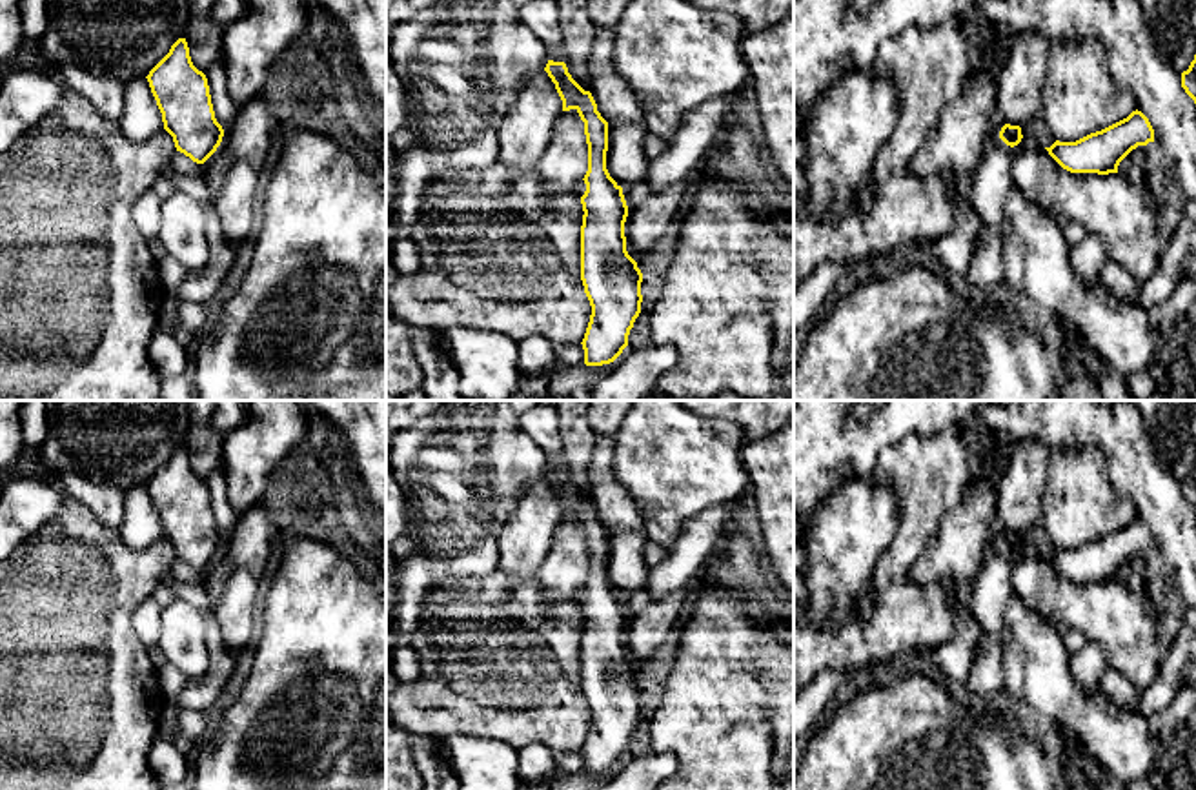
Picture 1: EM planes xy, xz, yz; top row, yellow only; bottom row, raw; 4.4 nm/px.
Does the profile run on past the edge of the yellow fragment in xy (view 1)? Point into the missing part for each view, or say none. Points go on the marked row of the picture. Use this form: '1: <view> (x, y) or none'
1: none

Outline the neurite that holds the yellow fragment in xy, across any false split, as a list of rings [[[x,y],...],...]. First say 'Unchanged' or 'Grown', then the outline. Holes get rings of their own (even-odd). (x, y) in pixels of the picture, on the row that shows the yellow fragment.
Unchanged. [[[178,38],[146,78],[177,151],[204,164],[220,146],[224,129],[215,118],[208,78],[193,66],[186,38]]]

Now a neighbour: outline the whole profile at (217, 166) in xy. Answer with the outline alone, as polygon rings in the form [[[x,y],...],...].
[[[222,55],[217,62],[213,62],[206,69],[206,78],[209,86],[211,104],[215,111],[217,122],[224,129],[224,137],[217,151],[202,164],[204,166],[204,182],[211,195],[211,206],[217,202],[217,197],[220,195],[226,177],[233,166],[233,155],[229,151],[229,124],[235,120],[238,111],[238,102],[233,100],[228,93],[228,82],[226,82],[226,64]]]

